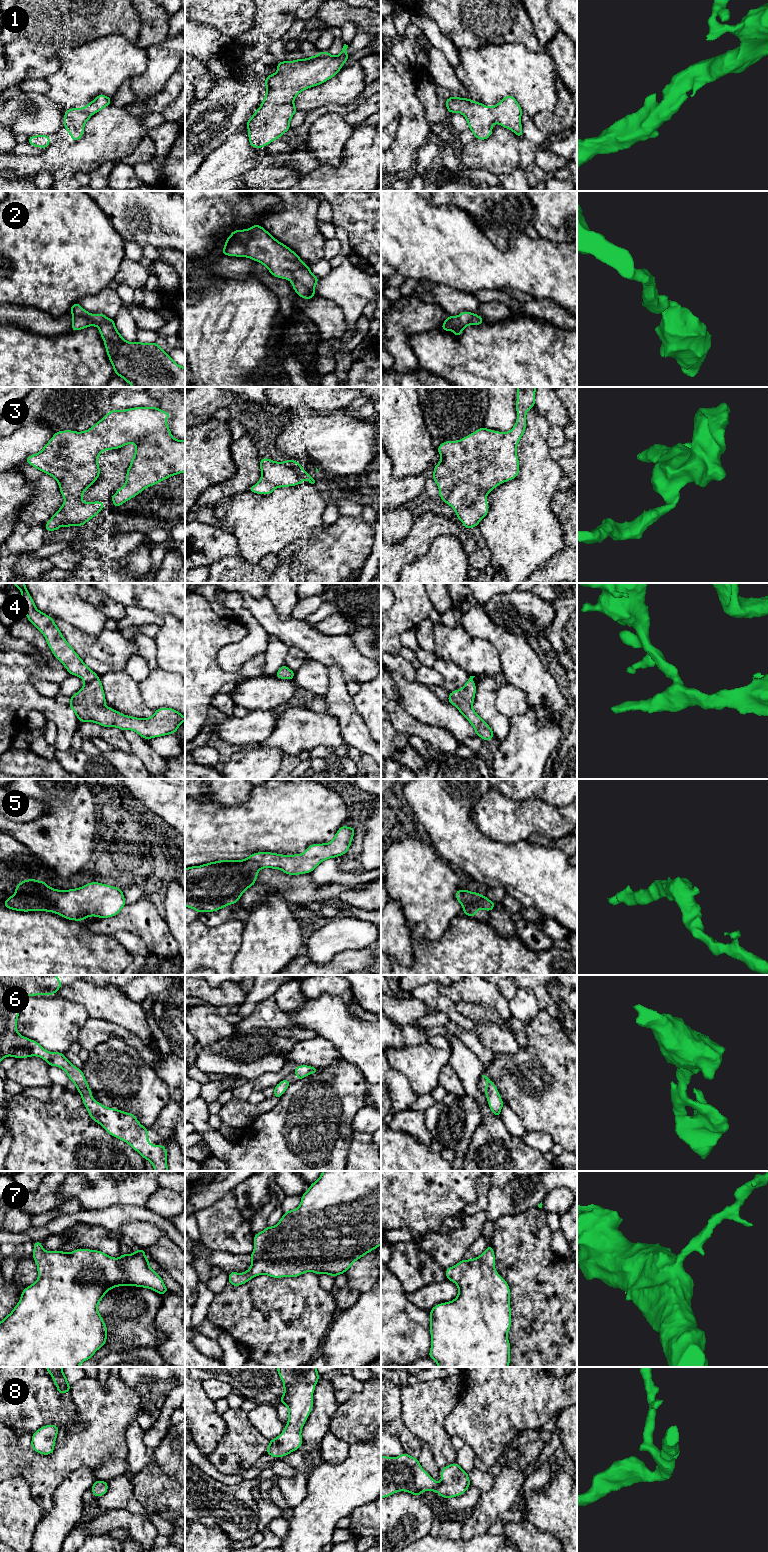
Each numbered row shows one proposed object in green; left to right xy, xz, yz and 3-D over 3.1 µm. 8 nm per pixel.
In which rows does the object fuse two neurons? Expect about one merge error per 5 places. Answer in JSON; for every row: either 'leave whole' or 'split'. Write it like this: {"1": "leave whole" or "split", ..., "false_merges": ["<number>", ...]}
{"1": "leave whole", "2": "leave whole", "3": "leave whole", "4": "split", "5": "leave whole", "6": "leave whole", "7": "leave whole", "8": "leave whole", "false_merges": ["4"]}

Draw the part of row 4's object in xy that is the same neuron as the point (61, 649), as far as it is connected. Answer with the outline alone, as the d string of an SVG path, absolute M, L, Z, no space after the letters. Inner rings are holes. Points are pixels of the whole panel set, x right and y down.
M25 583L12 584L21 591L21 606L27 615L27 621L31 622L44 635L53 655L64 665L69 674L78 676L85 683L98 679L99 676L83 662L63 637L53 618L36 608Z

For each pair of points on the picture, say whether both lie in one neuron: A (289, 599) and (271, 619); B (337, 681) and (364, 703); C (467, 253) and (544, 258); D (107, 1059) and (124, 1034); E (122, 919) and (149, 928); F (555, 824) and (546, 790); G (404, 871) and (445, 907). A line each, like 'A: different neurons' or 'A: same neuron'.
A: different neurons
B: different neurons
C: same neuron
D: different neurons
E: same neuron
F: different neurons
G: same neuron

